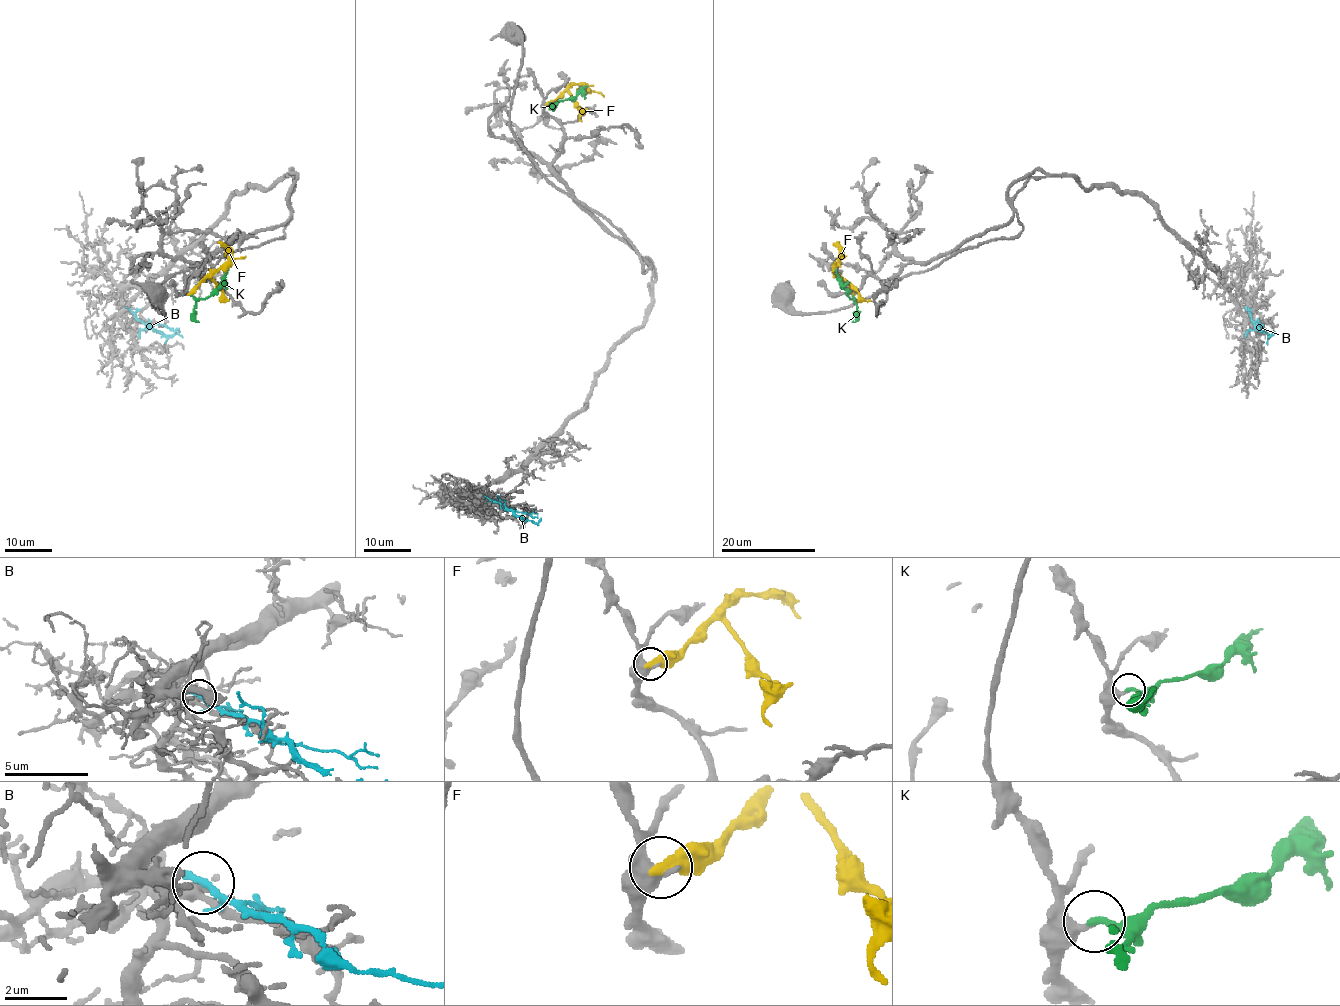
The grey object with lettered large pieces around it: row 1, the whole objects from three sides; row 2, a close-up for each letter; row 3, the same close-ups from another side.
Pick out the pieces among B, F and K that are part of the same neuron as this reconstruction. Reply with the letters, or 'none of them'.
K

